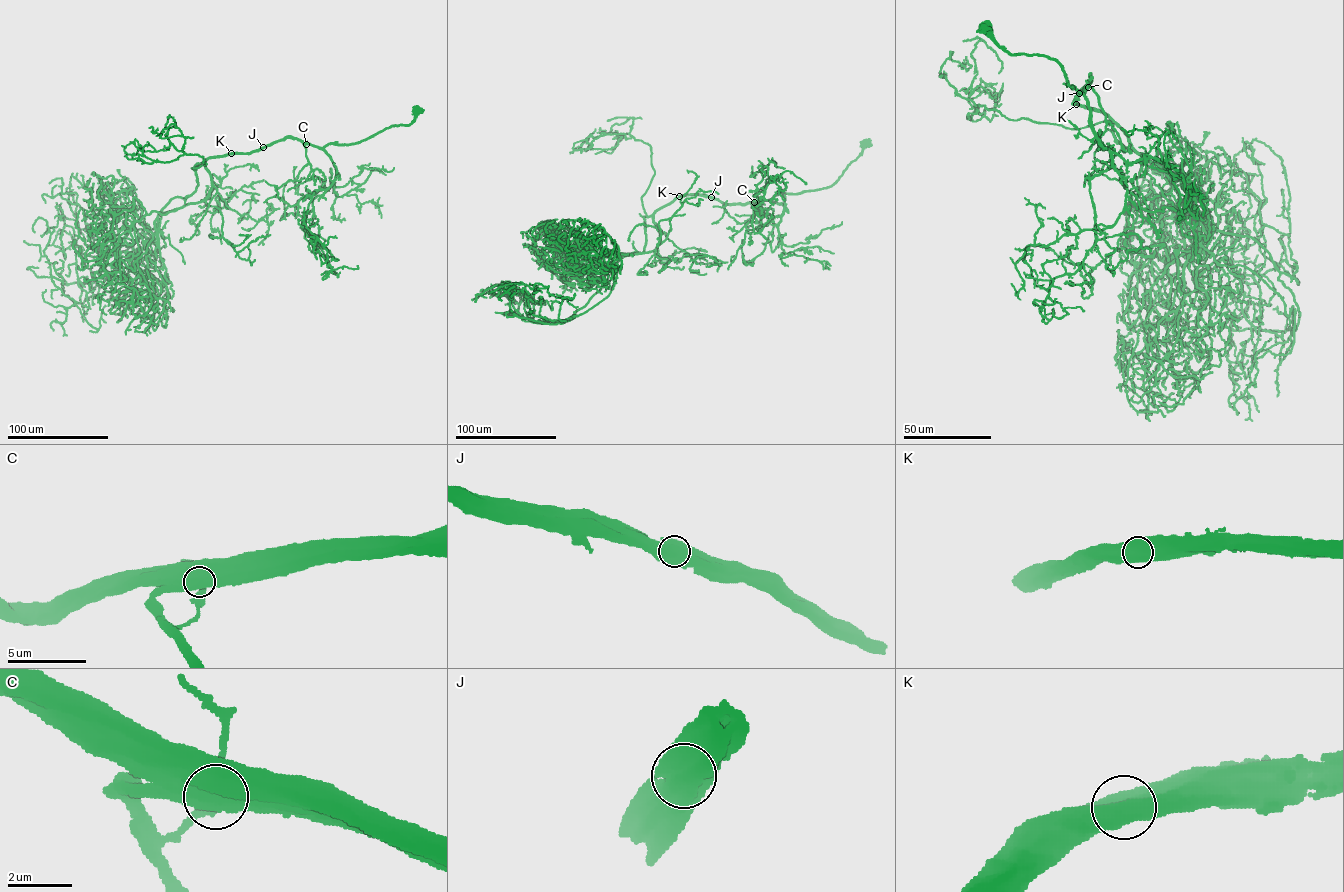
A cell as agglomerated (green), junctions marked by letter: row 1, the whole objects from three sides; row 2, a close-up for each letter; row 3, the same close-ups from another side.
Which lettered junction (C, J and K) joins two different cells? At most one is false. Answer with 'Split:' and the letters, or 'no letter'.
Split: no letter

